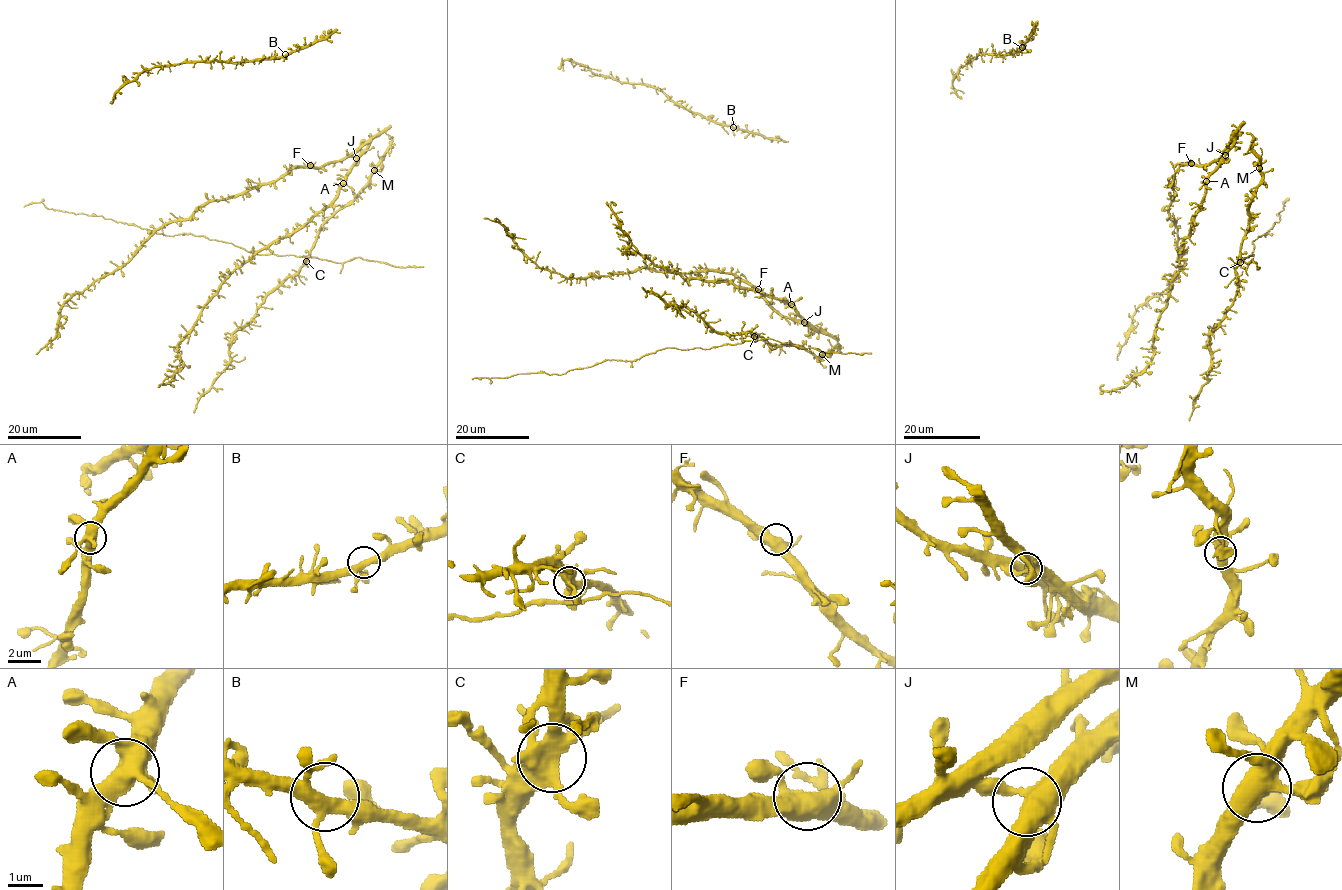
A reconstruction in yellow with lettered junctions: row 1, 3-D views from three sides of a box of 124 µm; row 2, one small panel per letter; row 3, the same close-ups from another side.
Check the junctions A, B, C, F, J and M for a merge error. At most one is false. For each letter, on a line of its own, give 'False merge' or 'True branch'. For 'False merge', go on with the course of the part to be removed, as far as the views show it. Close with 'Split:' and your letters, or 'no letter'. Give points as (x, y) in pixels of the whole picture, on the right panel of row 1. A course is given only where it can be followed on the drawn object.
A: True branch
B: True branch
C: True branch
F: True branch
J: True branch
M: True branch
Split: no letter

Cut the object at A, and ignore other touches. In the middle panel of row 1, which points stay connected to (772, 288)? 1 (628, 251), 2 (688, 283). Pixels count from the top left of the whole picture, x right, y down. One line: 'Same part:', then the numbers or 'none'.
Same part: 1, 2

